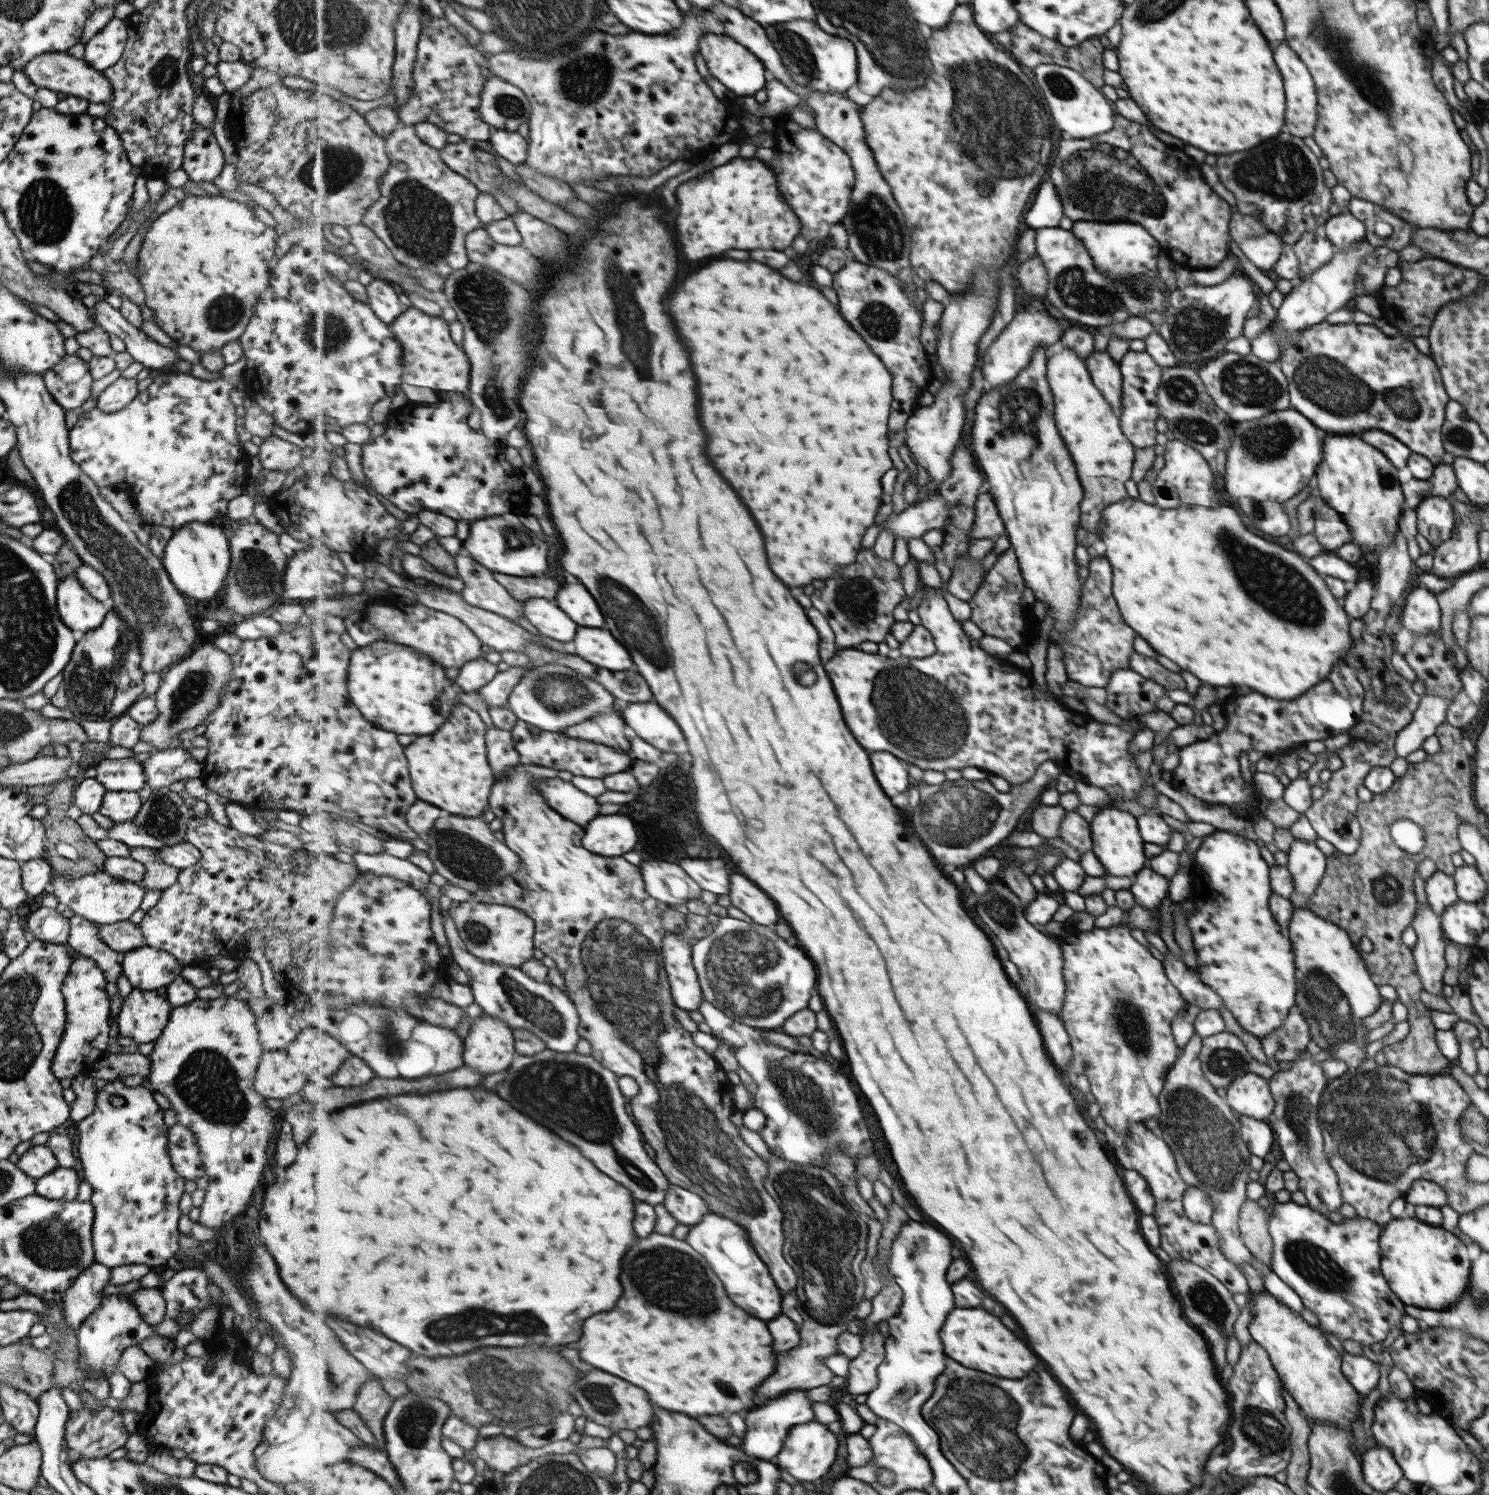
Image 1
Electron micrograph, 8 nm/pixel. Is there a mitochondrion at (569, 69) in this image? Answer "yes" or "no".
yes

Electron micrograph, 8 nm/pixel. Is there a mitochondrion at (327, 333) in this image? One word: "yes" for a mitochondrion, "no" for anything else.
yes

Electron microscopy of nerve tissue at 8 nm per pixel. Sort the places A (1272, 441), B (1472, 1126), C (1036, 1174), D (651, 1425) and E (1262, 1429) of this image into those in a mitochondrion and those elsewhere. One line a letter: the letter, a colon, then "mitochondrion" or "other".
A: mitochondrion
B: mitochondrion
C: mitochondrion
D: other
E: mitochondrion

